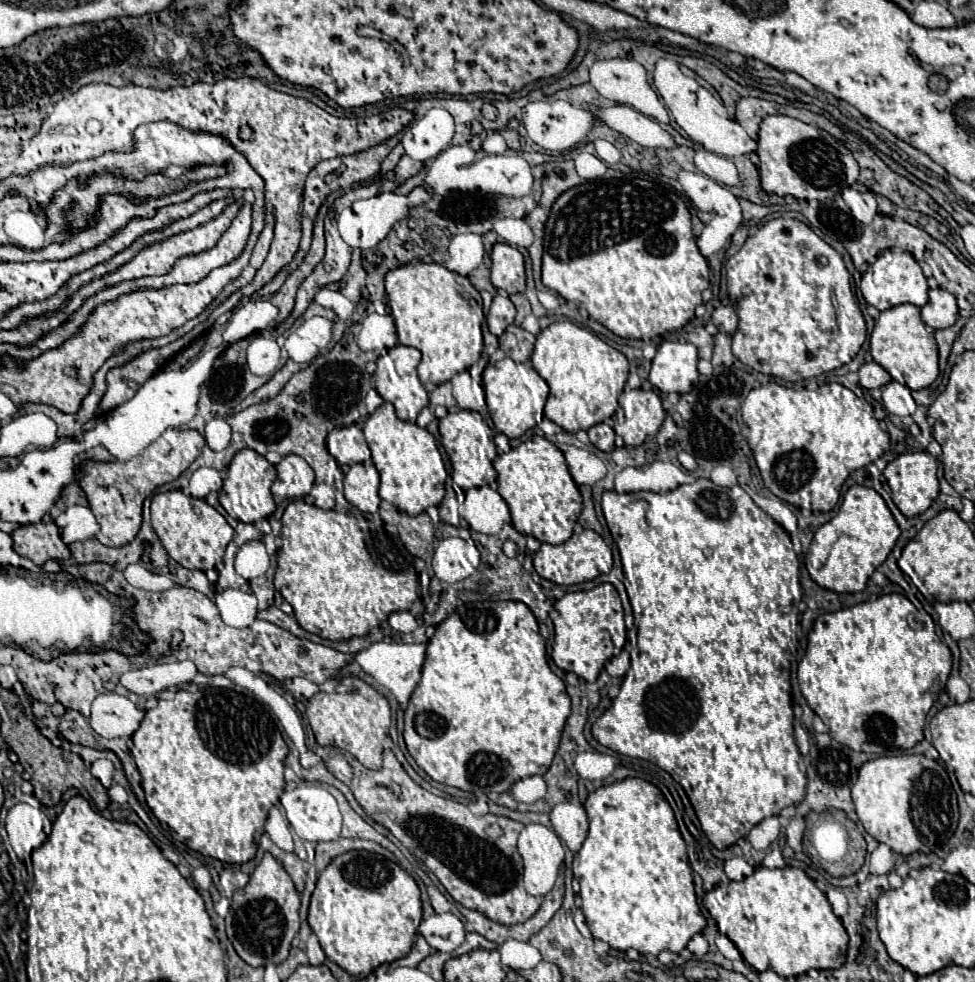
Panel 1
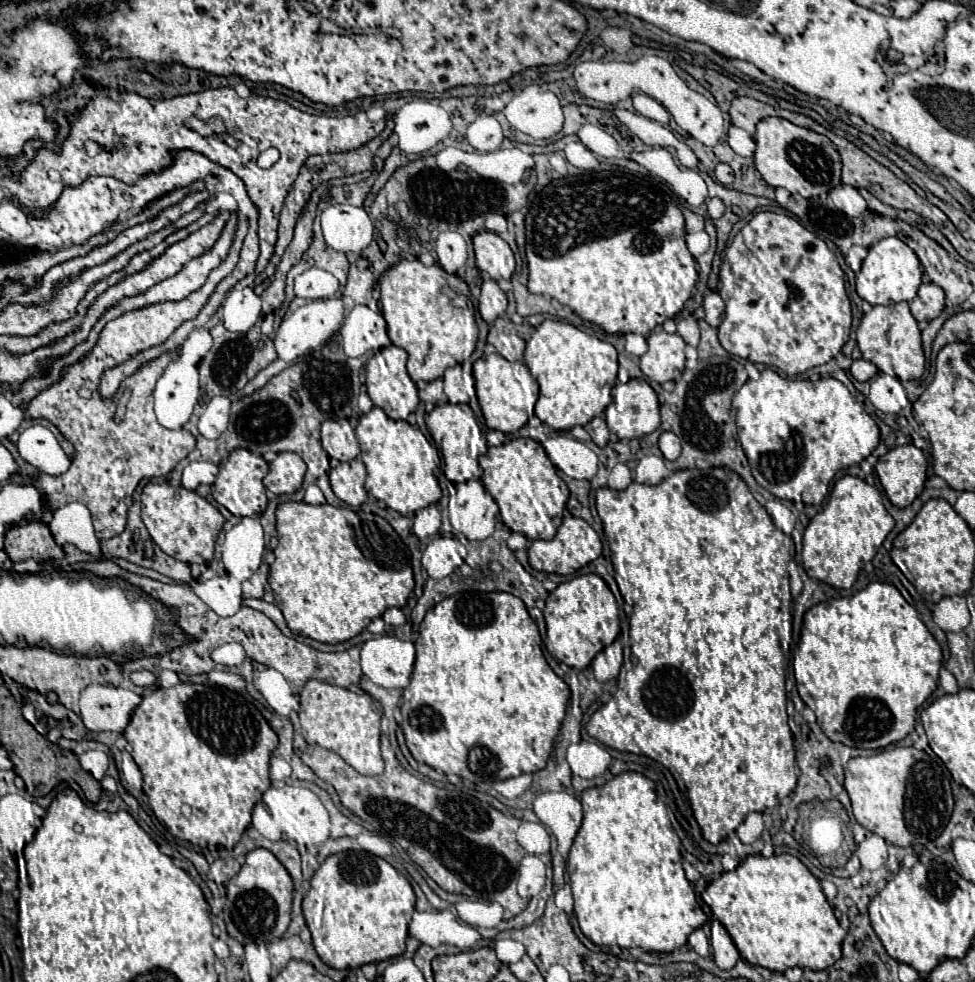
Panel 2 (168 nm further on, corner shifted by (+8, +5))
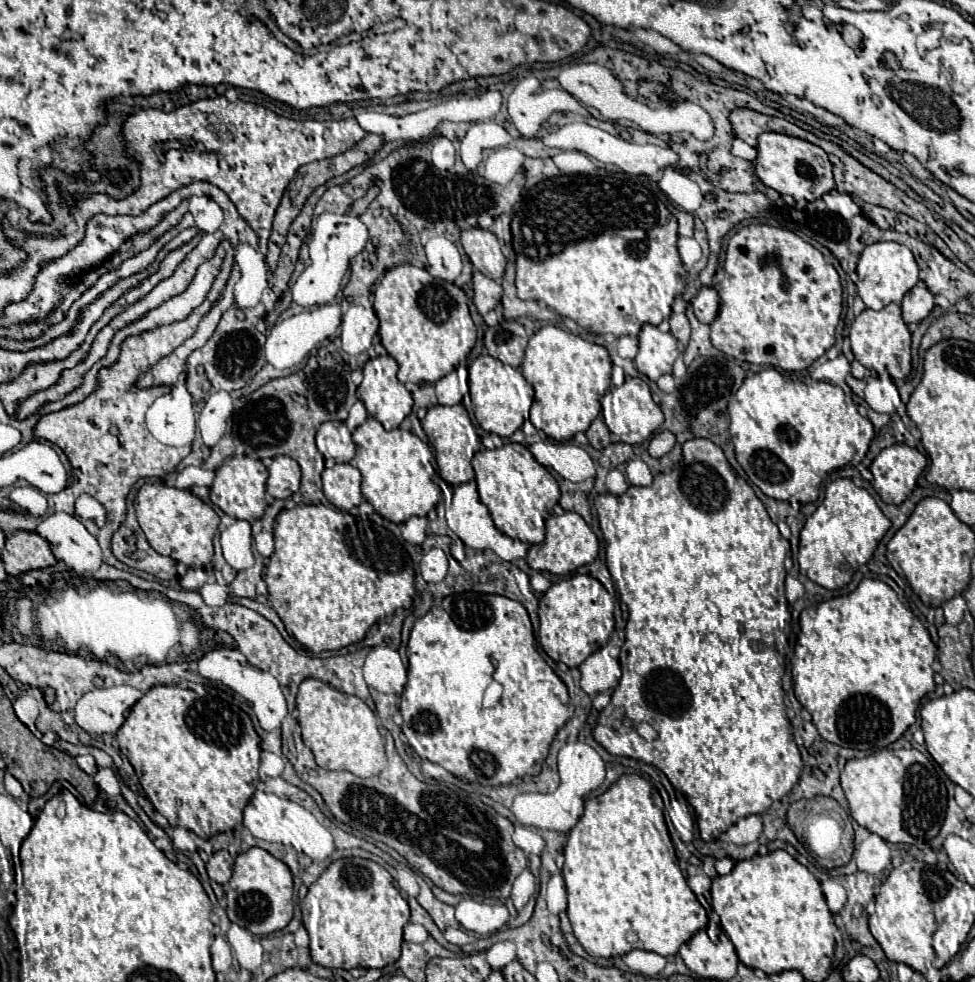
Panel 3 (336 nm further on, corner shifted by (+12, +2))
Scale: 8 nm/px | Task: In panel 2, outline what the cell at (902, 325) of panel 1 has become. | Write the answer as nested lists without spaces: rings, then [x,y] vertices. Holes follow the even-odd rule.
[[[898,302],[892,306],[874,306],[860,320],[860,326],[856,330],[856,340],[862,358],[873,362],[879,371],[898,378],[900,382],[908,382],[912,378],[922,376],[926,362],[922,350],[922,338],[916,320],[910,314],[908,302]]]

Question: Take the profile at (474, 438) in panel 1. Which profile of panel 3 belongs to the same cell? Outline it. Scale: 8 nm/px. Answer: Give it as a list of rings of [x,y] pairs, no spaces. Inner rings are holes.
[[[434,405],[428,409],[428,415],[422,421],[422,427],[428,435],[428,441],[434,445],[436,451],[436,463],[440,477],[450,483],[450,485],[462,485],[466,481],[474,479],[474,469],[472,469],[472,457],[476,451],[482,449],[482,441],[468,417],[468,411],[462,405]]]

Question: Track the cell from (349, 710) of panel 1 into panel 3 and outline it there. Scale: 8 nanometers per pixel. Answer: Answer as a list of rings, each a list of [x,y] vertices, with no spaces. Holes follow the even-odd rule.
[[[304,679],[296,697],[296,707],[298,707],[298,723],[302,727],[302,739],[304,745],[314,753],[316,763],[324,769],[344,769],[350,771],[358,777],[374,777],[380,775],[380,771],[386,767],[386,755],[384,755],[384,737],[378,731],[376,715],[372,709],[358,699],[356,695],[342,693],[334,687],[330,687],[324,681],[318,679]]]

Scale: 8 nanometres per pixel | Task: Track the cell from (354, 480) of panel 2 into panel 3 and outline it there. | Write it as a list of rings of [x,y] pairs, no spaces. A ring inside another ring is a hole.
[[[352,463],[334,465],[332,469],[324,469],[322,473],[326,499],[342,511],[350,511],[364,501],[360,493],[360,481],[362,475]]]

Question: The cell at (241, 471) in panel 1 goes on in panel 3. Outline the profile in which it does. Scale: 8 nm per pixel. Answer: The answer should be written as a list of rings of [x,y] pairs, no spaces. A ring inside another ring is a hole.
[[[232,457],[224,465],[216,469],[216,479],[210,487],[210,499],[216,507],[220,507],[228,517],[254,521],[264,515],[266,509],[266,491],[264,483],[268,477],[268,469],[262,461],[250,459],[250,457]]]

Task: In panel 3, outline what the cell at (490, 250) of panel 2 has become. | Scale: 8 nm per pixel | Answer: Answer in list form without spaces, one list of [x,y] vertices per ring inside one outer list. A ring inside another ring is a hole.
[[[478,227],[464,229],[460,243],[464,247],[464,253],[472,261],[474,269],[478,269],[480,273],[484,273],[486,277],[494,281],[500,281],[504,277],[506,257],[494,233],[478,229]]]

